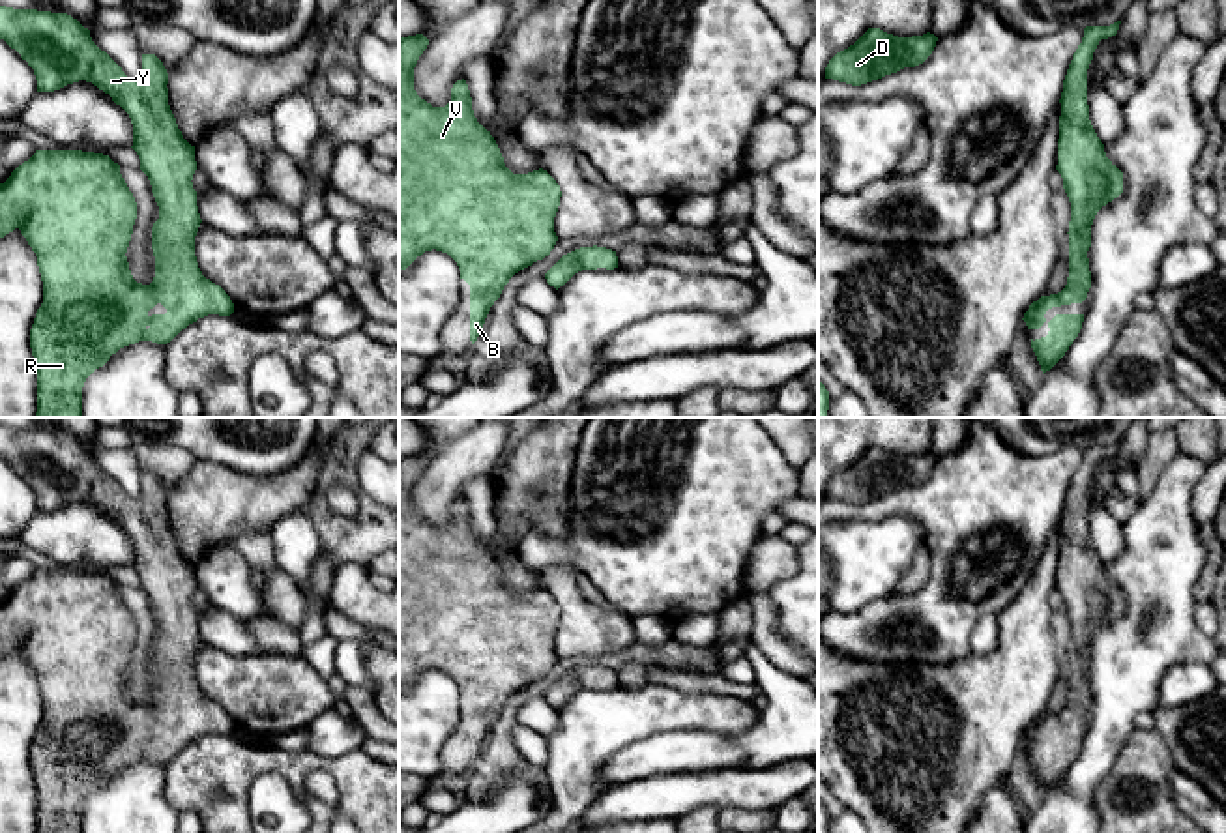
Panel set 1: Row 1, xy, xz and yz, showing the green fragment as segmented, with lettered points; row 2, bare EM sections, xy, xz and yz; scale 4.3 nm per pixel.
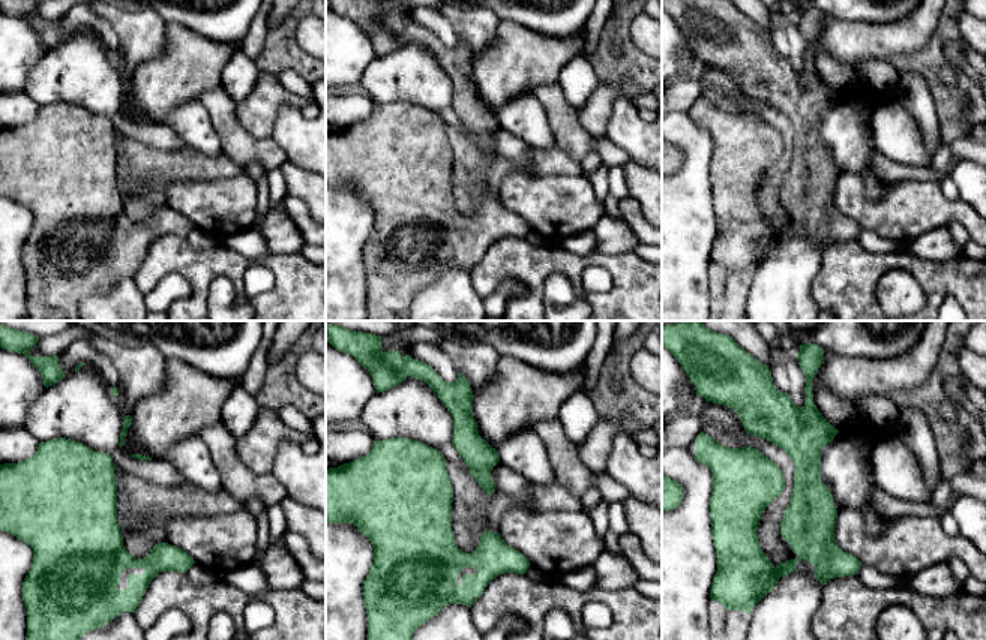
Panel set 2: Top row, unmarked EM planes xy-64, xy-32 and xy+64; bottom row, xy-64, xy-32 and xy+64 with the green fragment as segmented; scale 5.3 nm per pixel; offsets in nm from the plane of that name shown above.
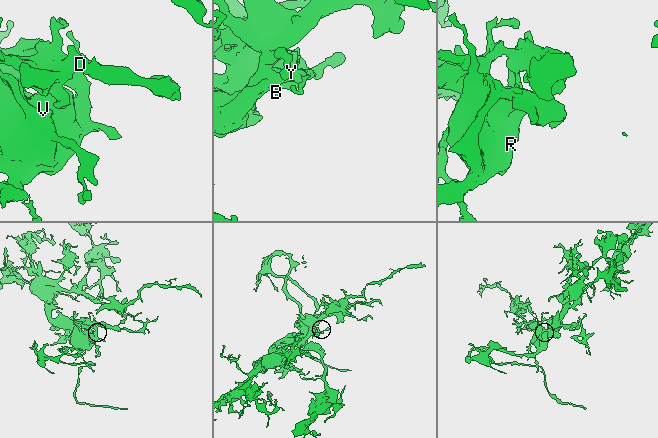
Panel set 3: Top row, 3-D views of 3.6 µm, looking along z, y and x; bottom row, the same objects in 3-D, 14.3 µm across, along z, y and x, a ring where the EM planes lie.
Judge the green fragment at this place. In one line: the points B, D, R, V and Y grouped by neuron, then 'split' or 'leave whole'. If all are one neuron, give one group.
groups B D R V Y; leave whole

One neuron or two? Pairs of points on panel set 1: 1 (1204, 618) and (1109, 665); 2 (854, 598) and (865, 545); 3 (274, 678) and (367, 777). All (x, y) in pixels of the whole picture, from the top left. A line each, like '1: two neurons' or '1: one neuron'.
1: two neurons
2: one neuron
3: two neurons

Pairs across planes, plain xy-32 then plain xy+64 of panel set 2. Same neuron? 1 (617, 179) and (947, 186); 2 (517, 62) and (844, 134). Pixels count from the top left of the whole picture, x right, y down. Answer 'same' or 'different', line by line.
1: different
2: different

